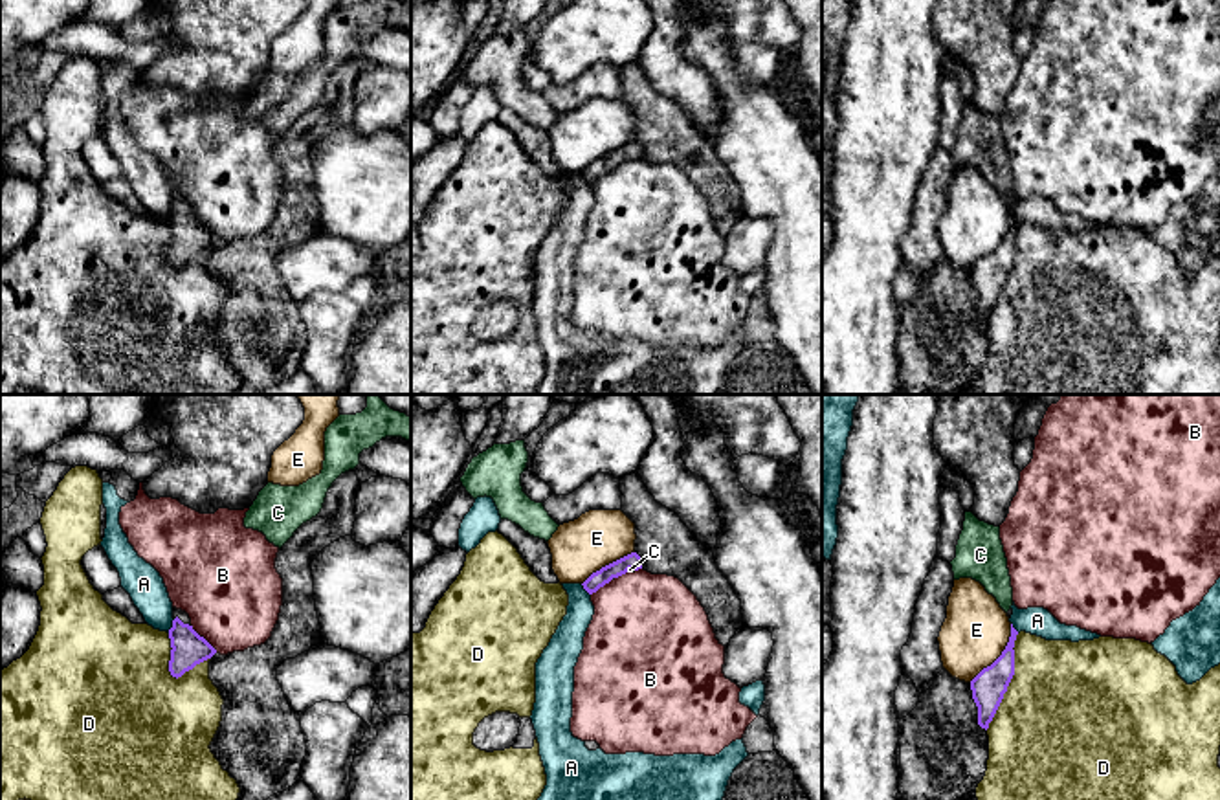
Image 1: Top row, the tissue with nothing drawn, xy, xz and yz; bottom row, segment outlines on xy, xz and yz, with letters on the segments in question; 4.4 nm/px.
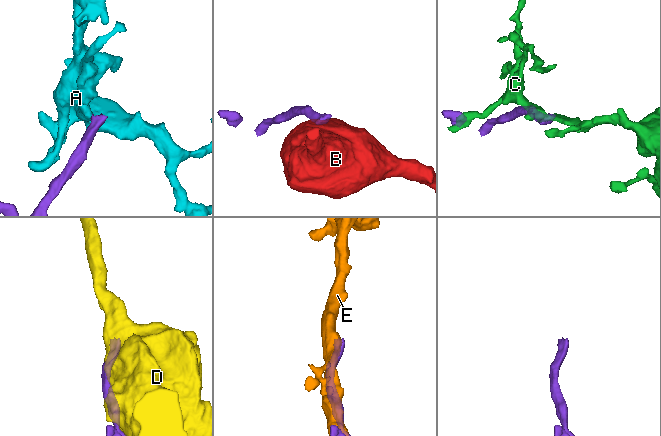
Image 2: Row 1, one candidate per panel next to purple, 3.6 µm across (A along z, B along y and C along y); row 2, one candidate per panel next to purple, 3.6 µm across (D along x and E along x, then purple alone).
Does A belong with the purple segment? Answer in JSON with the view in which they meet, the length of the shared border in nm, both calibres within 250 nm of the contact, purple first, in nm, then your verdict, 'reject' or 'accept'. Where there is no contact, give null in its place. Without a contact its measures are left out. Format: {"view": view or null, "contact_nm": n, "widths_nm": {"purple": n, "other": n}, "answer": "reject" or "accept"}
{"view": "xy", "contact_nm": 70, "widths_nm": {"purple": 150, "other": 160}, "answer": "reject"}

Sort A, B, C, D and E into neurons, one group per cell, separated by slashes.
A / B / C / D / E

